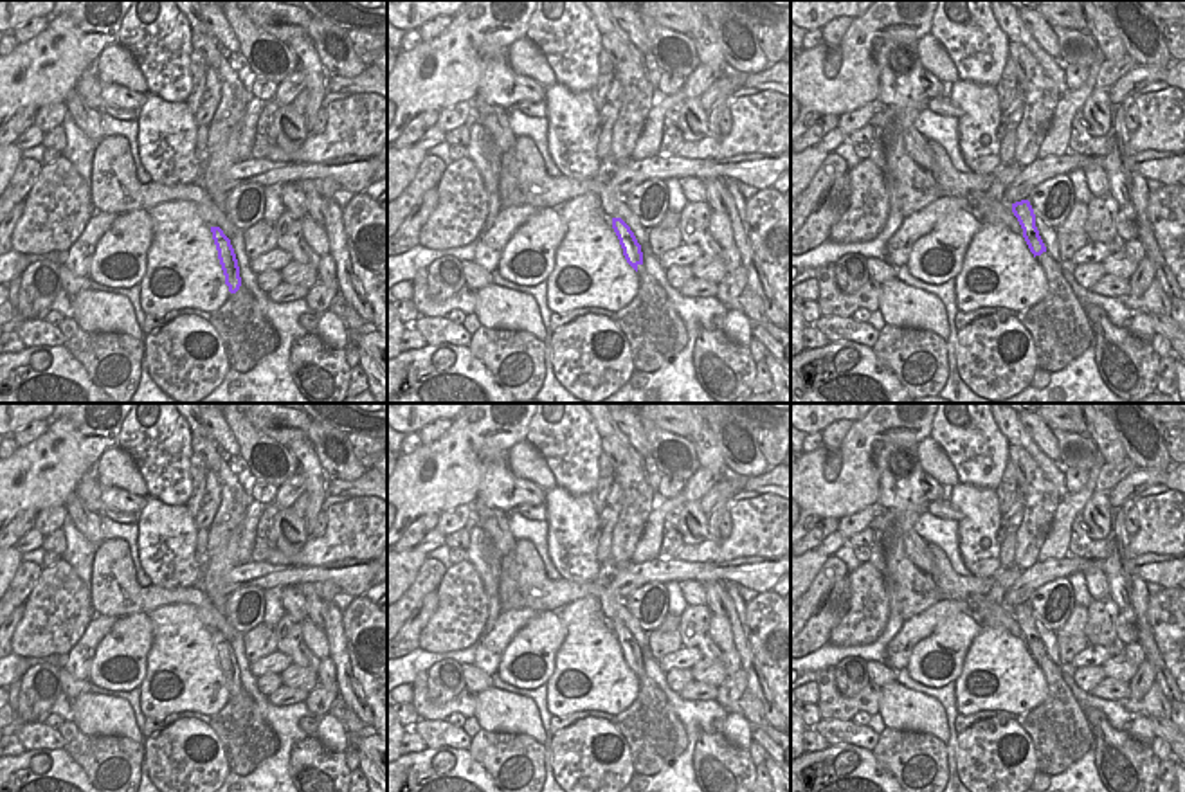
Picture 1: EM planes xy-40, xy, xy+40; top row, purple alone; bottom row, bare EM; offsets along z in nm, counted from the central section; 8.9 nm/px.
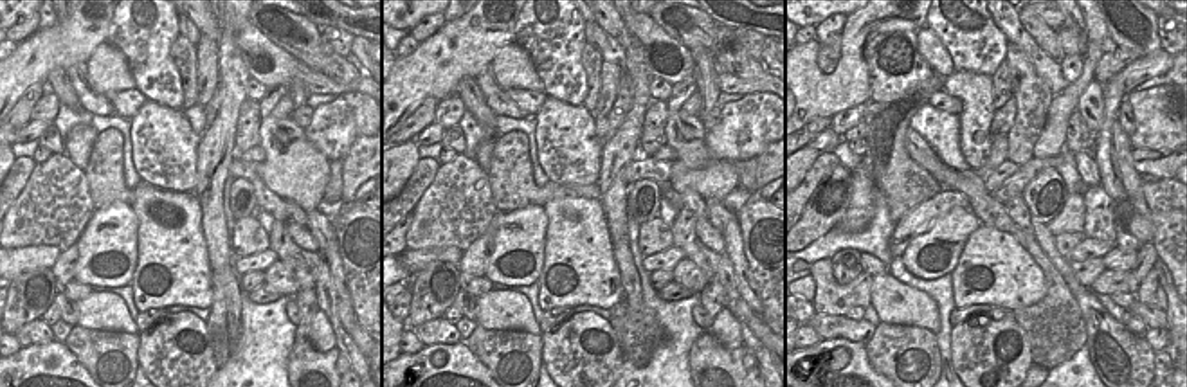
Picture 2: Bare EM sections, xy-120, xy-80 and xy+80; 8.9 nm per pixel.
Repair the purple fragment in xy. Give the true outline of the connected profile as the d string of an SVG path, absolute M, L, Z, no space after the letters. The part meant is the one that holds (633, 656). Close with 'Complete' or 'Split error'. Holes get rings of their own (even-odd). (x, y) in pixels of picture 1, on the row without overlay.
M612 621L612 632L620 643L627 666L638 675L638 670L643 668L643 655L634 635L621 621Z. Complete.

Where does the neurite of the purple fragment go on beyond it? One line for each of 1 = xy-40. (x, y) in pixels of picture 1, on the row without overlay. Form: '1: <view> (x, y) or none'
1: none

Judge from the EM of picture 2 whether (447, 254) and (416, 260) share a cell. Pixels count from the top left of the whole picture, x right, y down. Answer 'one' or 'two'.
one

